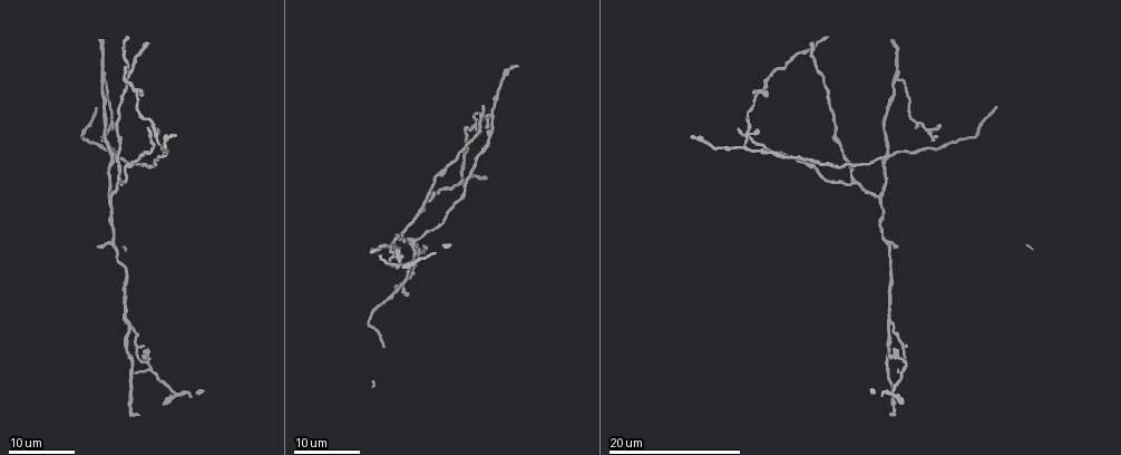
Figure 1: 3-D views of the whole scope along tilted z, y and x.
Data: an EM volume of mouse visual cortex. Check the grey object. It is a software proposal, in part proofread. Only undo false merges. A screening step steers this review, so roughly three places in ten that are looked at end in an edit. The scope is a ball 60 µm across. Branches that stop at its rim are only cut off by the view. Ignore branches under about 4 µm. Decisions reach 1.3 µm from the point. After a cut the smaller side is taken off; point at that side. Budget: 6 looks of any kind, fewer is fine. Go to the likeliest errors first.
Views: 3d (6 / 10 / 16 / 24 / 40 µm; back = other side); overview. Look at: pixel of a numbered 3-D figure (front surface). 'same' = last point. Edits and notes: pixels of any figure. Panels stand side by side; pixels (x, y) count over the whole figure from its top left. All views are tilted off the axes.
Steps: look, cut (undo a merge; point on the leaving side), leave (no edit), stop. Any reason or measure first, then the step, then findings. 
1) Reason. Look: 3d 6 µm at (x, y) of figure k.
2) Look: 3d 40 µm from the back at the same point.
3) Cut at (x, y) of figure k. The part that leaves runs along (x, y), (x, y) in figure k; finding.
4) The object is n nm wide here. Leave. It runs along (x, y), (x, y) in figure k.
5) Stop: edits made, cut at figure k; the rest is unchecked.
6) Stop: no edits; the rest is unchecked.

A fork. Look: 3d 16 µm at (130, 325) of figure 1.

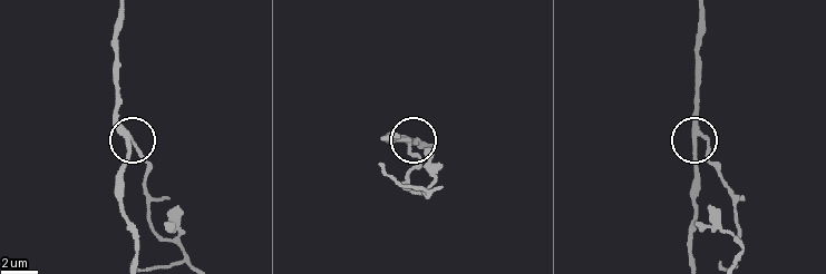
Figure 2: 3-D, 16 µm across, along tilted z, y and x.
Look: 3d 6 µm at (129, 137) of figure 2.

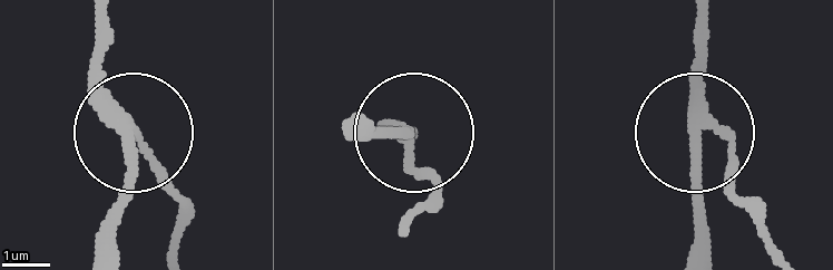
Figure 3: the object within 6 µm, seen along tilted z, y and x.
The object is 220 nm wide here. Cut at (152, 156) of figure 3. The part that leaves runs along (118, 104), (177, 208), (168, 244) in figure 3; a second neuron is stuck on.

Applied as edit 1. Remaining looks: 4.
Four or more arms meet. Look: 3d 24 µm at (410, 238) of figure 1.

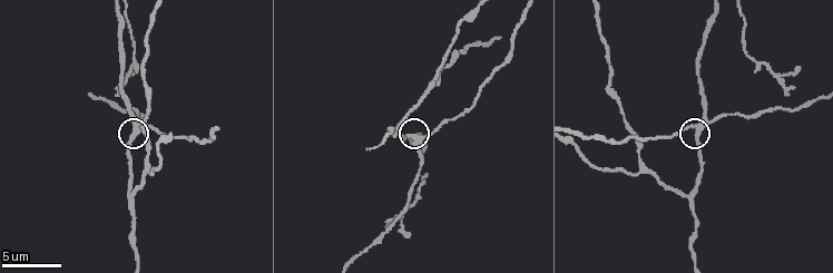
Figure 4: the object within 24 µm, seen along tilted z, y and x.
Zoom in. Look: 3d 10 µm at (697, 131) of figure 4.

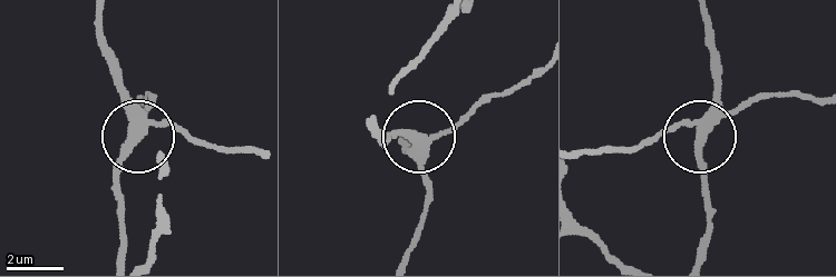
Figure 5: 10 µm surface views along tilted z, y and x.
Leave. It runs along (676, 129), (688, 125), (703, 135), (756, 98) in figure 5; one neuron here.

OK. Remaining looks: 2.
Branch point. Look: 3d 16 µm at (492, 113) of figure 1.

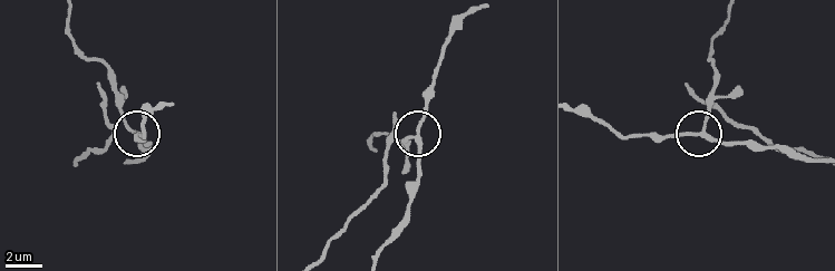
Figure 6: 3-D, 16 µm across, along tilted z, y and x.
Look: 3d 6 µm at (416, 139) of figure 6.

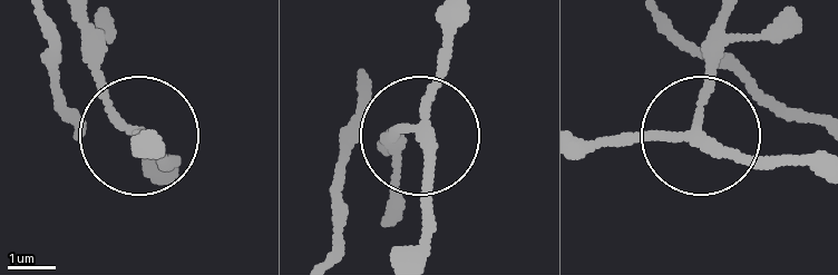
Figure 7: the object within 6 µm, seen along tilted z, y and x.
Leave. It runs along (409, 249), (427, 95), (447, 27) in figure 7; all the same neuron.

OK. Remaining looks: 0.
Stop: edits made, cut at figure 3; the rest is unchecked.

